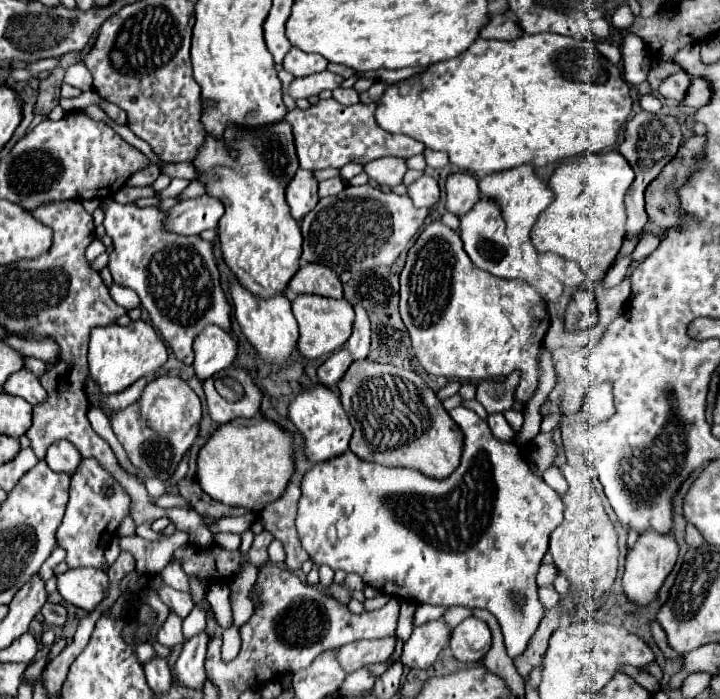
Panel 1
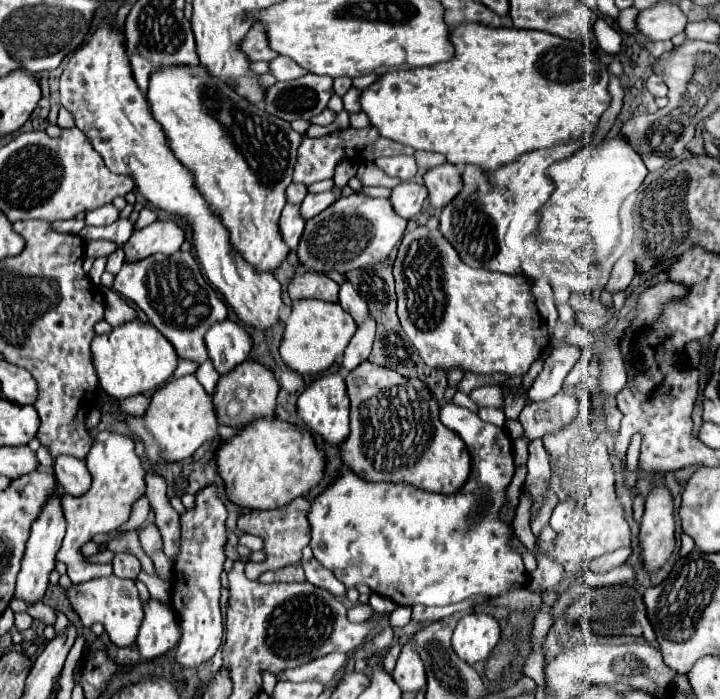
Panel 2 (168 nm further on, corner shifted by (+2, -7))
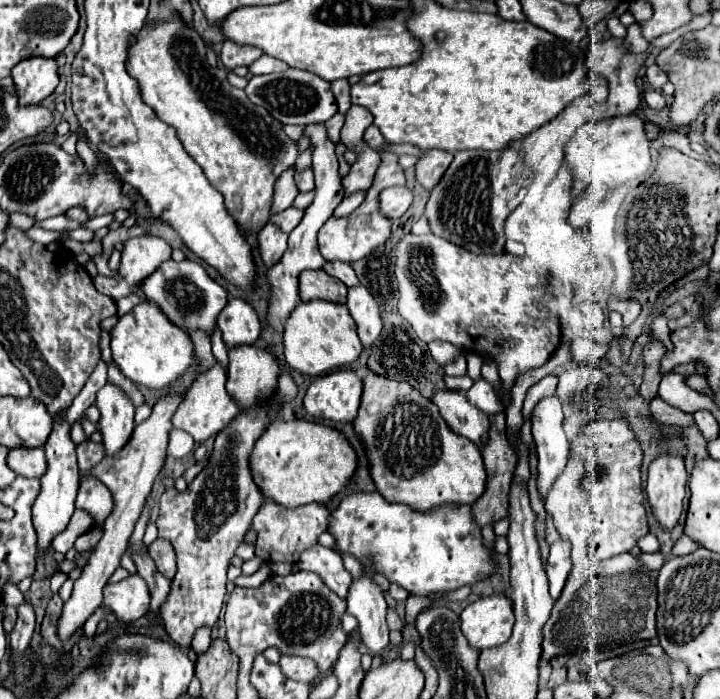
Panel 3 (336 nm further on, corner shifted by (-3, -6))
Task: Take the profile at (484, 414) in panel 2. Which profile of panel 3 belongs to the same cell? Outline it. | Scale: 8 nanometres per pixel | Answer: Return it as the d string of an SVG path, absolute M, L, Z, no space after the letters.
M479 379L477 383L473 383L473 387L467 391L467 399L473 407L477 407L479 411L483 411L487 415L497 415L497 413L503 413L503 409L505 409L503 403L499 401L497 393L485 379Z

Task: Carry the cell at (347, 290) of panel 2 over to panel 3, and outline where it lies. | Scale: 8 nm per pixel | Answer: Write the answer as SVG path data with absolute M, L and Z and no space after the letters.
M327 261L327 267L323 267L323 271L329 273L329 275L333 275L333 277L337 277L339 281L343 281L349 289L355 287L355 285L359 285L359 281L355 277L355 271L351 269L349 263L339 263L339 261L331 263L331 261Z

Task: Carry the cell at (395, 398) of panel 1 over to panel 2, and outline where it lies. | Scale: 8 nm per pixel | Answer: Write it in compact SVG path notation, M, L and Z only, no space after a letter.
M362 362L358 368L346 374L346 388L352 400L350 408L350 436L342 446L344 464L368 482L400 482L412 484L420 490L436 494L454 494L462 488L470 474L470 454L456 432L450 432L438 418L438 402L416 378L404 378L394 370Z

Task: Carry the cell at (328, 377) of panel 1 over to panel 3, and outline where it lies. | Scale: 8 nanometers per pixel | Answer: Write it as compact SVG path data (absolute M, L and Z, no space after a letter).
M357 285L349 289L347 307L351 311L351 317L357 323L357 335L365 349L371 349L371 345L379 339L383 323L379 317L379 303L377 299L363 287Z

